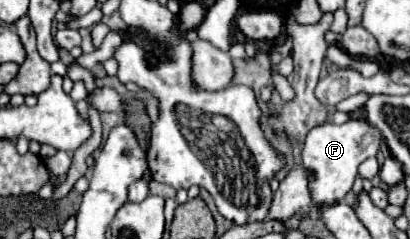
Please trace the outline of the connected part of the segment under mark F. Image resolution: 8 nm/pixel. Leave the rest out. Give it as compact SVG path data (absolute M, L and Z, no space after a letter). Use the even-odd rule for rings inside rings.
M351 119L343 125L335 125L331 121L313 127L305 141L303 141L303 151L301 151L301 163L309 171L309 195L313 207L327 207L333 205L337 199L343 199L357 175L357 167L369 159L375 157L379 151L379 145L383 141L383 135L377 127L369 125L367 121Z

